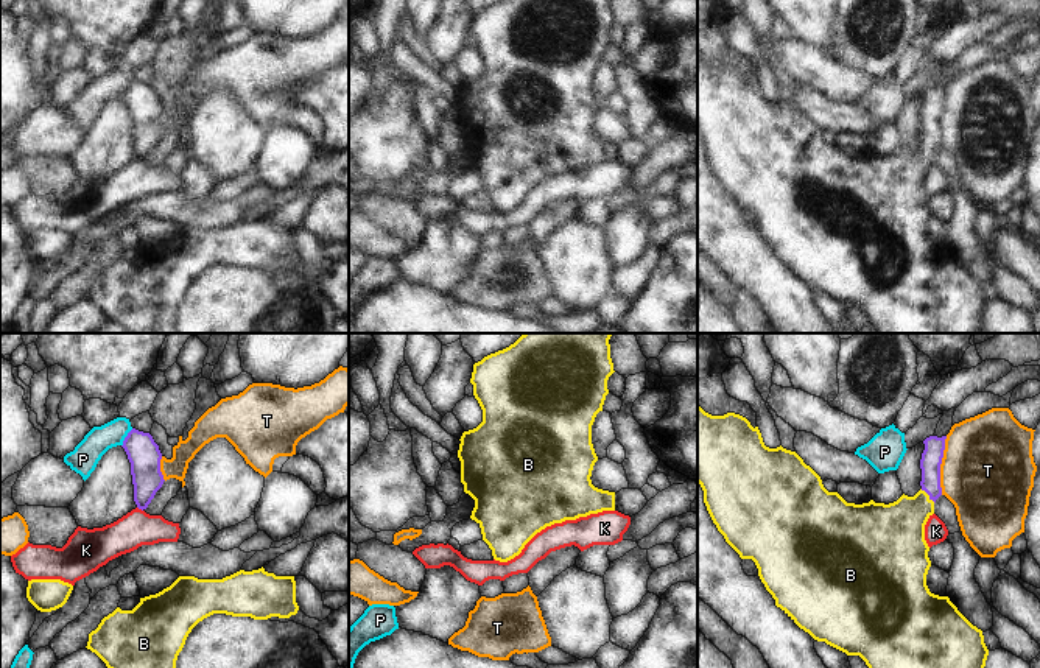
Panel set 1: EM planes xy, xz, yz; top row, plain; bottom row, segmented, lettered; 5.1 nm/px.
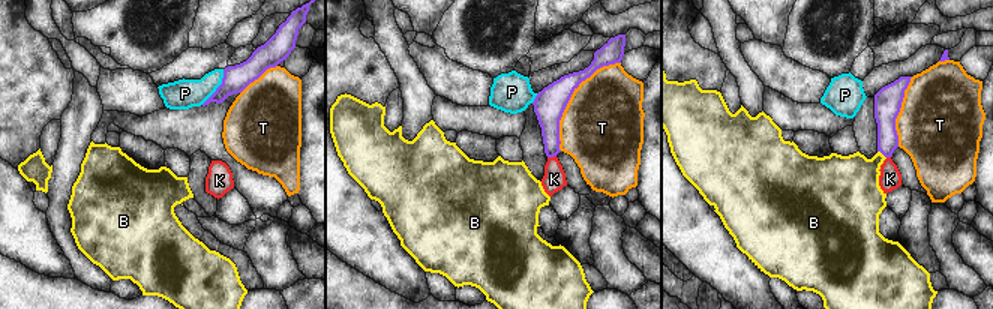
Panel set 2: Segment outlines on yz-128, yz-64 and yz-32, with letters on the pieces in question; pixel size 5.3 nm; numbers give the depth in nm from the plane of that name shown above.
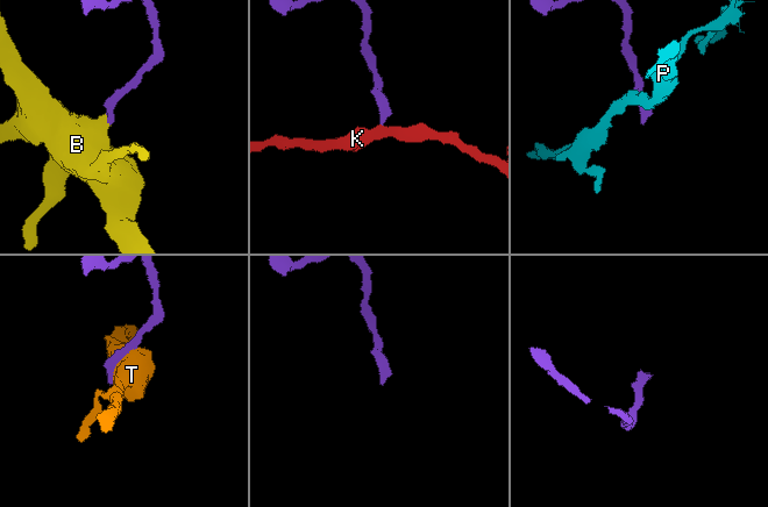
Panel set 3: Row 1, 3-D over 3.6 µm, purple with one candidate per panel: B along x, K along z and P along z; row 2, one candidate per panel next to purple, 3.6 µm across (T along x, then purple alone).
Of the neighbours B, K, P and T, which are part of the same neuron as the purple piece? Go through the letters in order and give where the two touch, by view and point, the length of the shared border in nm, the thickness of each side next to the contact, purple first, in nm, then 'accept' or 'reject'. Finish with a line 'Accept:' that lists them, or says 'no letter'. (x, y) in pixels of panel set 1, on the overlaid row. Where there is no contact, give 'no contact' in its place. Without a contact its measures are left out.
B: contact yz (928, 494); length 100 nm; calibres 110 and 280 nm; accept
K: contact xy (140, 508); length 40 nm; calibres 160 and 180 nm; reject
P: contact xy (125, 438); length 110 nm; calibres 170 and 150 nm; reject
T: contact yz (939, 466); length 300 nm; calibres 110 and 480 nm; reject
Accept: B

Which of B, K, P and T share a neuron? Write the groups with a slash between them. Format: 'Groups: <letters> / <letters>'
Groups: B / K / P / T

